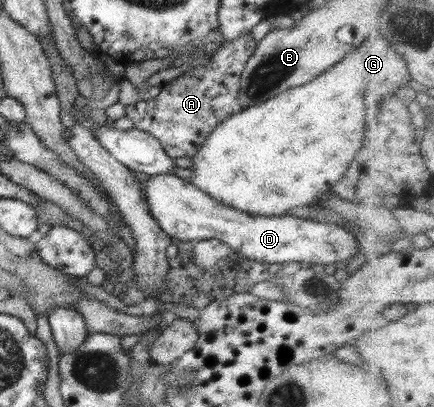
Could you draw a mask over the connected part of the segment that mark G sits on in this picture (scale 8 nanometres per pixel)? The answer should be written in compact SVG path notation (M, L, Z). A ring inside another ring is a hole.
M380 35L366 37L350 53L352 55L332 65L316 79L290 87L258 105L244 107L218 123L191 157L192 174L188 181L222 205L264 217L280 217L294 207L313 205L325 197L354 159L358 143L362 141L364 115L370 115L370 107L364 107L362 97L370 97L370 101L378 97L378 101L382 101L382 95L398 91L398 87L411 78L408 61Z

